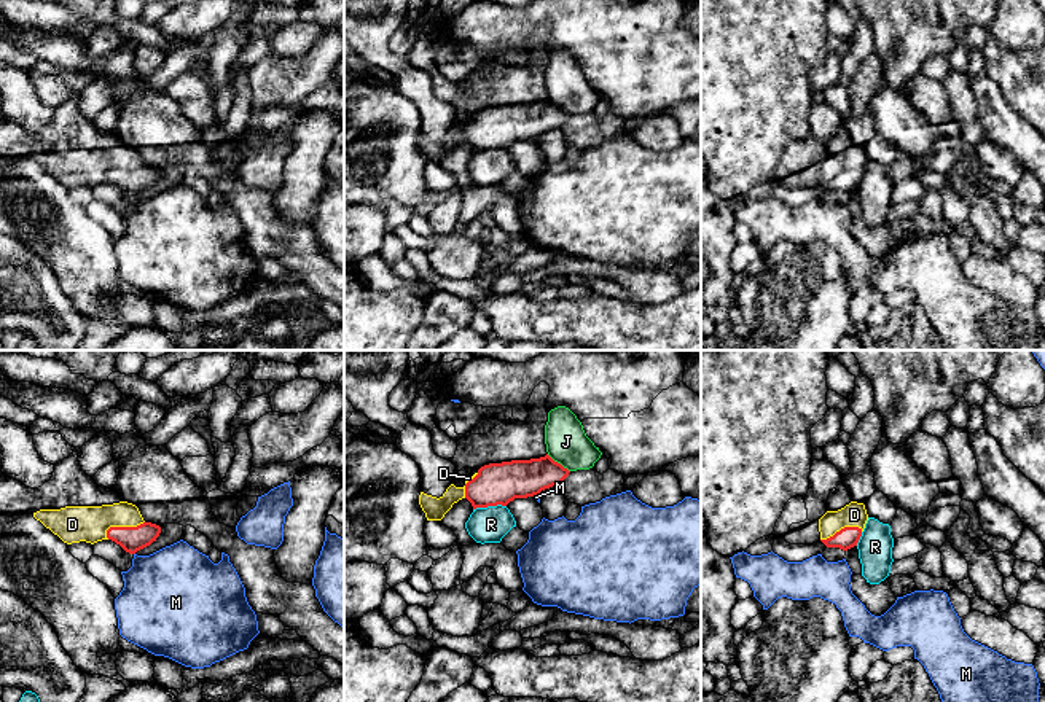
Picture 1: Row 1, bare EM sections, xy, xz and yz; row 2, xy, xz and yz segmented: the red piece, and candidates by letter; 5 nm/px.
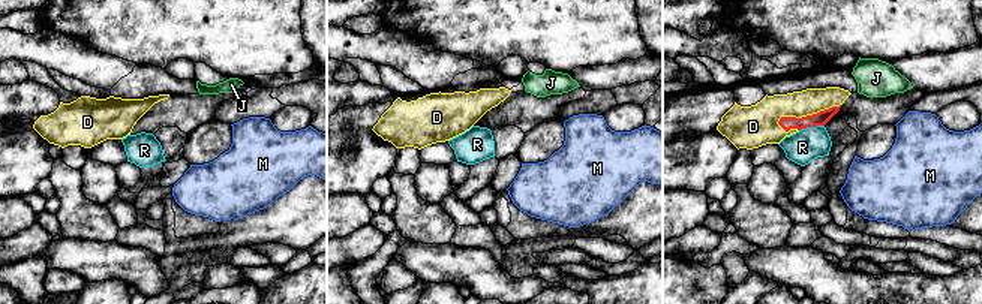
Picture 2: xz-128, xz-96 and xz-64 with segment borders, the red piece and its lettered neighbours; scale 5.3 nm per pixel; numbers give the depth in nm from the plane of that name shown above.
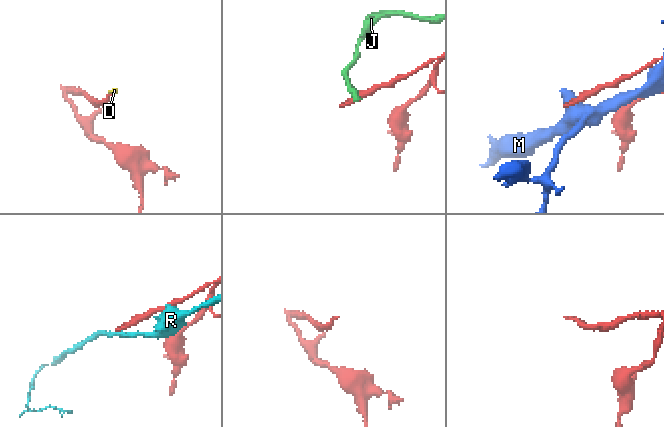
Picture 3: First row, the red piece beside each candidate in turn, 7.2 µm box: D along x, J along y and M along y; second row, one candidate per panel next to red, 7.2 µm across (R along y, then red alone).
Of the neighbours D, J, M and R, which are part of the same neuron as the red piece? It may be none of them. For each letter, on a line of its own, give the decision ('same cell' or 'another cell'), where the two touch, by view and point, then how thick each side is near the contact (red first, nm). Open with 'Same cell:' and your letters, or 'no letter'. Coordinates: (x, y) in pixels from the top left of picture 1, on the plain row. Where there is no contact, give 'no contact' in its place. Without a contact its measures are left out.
Same cell: D
D: same cell; contact xy (121, 171); calibres 130 and 190 nm
J: another cell; contact xz (556, 105); calibres 190 and 220 nm
M: another cell; contact xz (534, 137); calibres 200 and 20 nm
R: another cell; contact xz (489, 148); calibres 200 and 180 nm

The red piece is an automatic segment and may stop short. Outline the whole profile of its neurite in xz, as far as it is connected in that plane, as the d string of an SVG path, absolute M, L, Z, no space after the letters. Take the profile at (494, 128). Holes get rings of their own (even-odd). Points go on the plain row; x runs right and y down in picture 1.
M548 97L530 103L489 107L473 119L465 121L464 131L451 127L440 142L421 135L419 148L427 164L441 164L452 148L462 142L467 142L473 153L507 150L515 142L534 140L561 127L569 116Z

